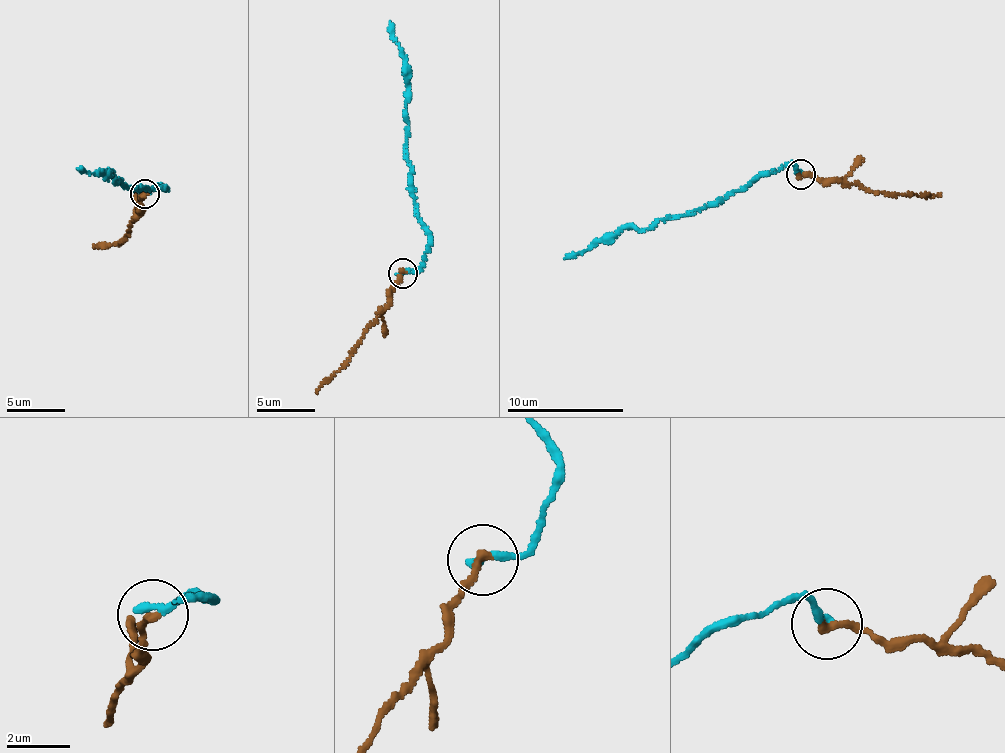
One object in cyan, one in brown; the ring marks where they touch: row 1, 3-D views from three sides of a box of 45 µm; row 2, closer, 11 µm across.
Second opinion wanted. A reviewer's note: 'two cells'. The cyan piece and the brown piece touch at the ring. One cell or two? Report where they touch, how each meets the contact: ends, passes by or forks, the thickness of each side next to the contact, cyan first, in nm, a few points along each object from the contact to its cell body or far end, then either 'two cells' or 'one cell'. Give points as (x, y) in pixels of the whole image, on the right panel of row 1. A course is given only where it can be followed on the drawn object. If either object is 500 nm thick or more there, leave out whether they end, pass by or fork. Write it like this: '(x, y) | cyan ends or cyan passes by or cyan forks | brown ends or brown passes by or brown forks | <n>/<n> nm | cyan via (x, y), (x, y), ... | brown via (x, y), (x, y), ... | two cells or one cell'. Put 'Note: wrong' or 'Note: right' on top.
Note: wrong
(801, 174) | cyan ends | brown ends | 300/260 nm | cyan via (800, 172), (790, 165), (692, 214), (667, 216), (647, 228), (619, 229), (564, 258) | brown via (800, 175), (836, 178), (868, 191), (926, 198), (940, 193) | one cell

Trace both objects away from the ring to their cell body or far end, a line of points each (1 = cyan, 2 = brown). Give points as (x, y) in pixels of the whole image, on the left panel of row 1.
1: (145, 192), (157, 185), (165, 190), (127, 188), (119, 179), (116, 183), (107, 170), (78, 169)
2: (145, 194), (144, 210), (128, 236), (102, 248), (94, 245)

